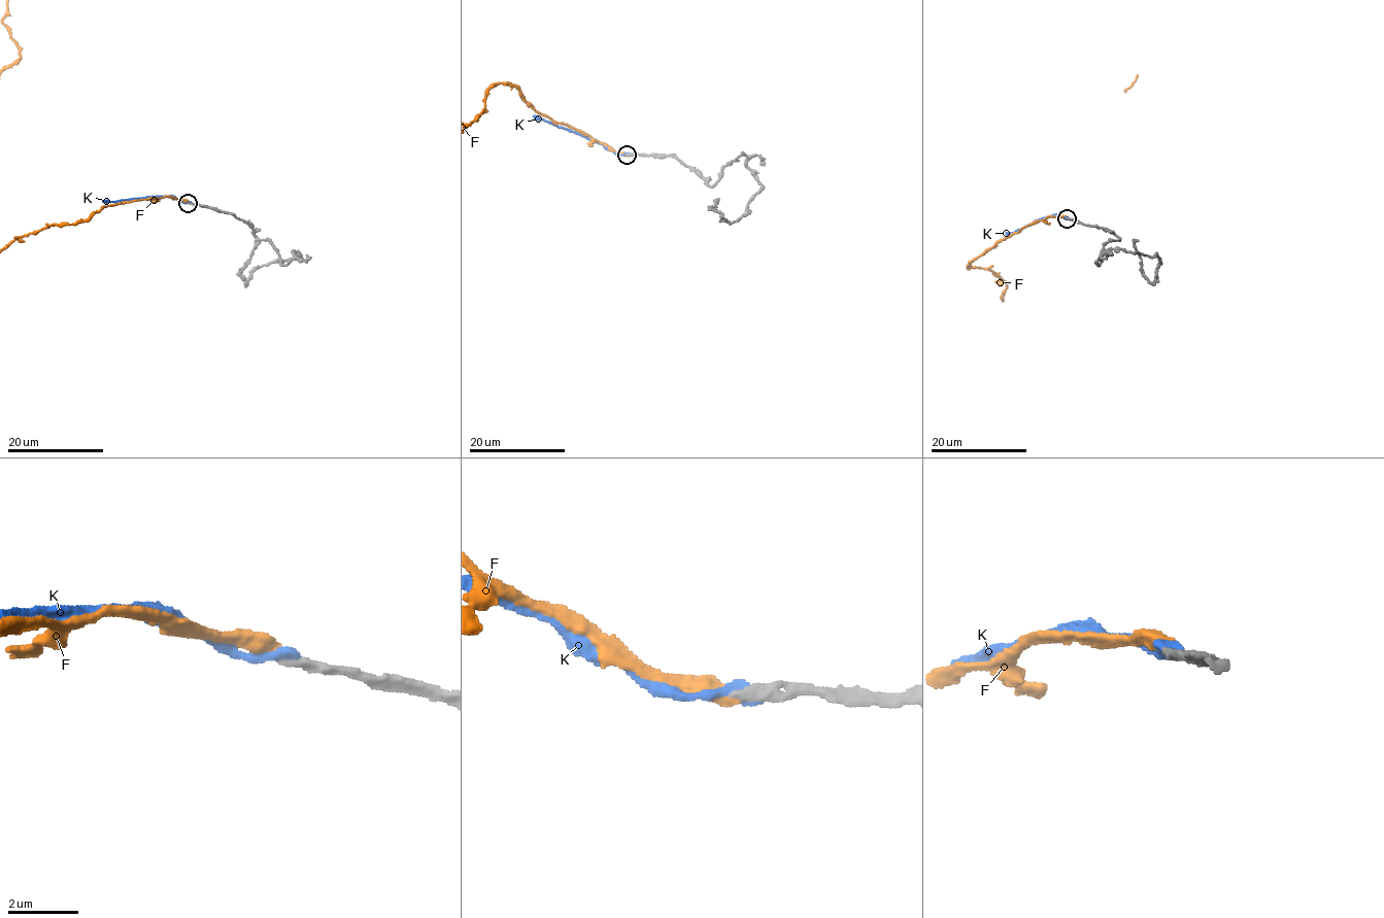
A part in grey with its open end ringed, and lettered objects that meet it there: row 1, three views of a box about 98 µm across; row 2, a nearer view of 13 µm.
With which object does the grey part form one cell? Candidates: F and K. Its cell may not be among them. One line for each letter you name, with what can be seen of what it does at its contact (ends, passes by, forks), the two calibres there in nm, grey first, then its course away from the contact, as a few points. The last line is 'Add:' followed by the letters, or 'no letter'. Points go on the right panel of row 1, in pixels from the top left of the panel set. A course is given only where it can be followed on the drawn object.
F: It ends there. Thickness 280 nm (grey) against 440 nm
Add: F

